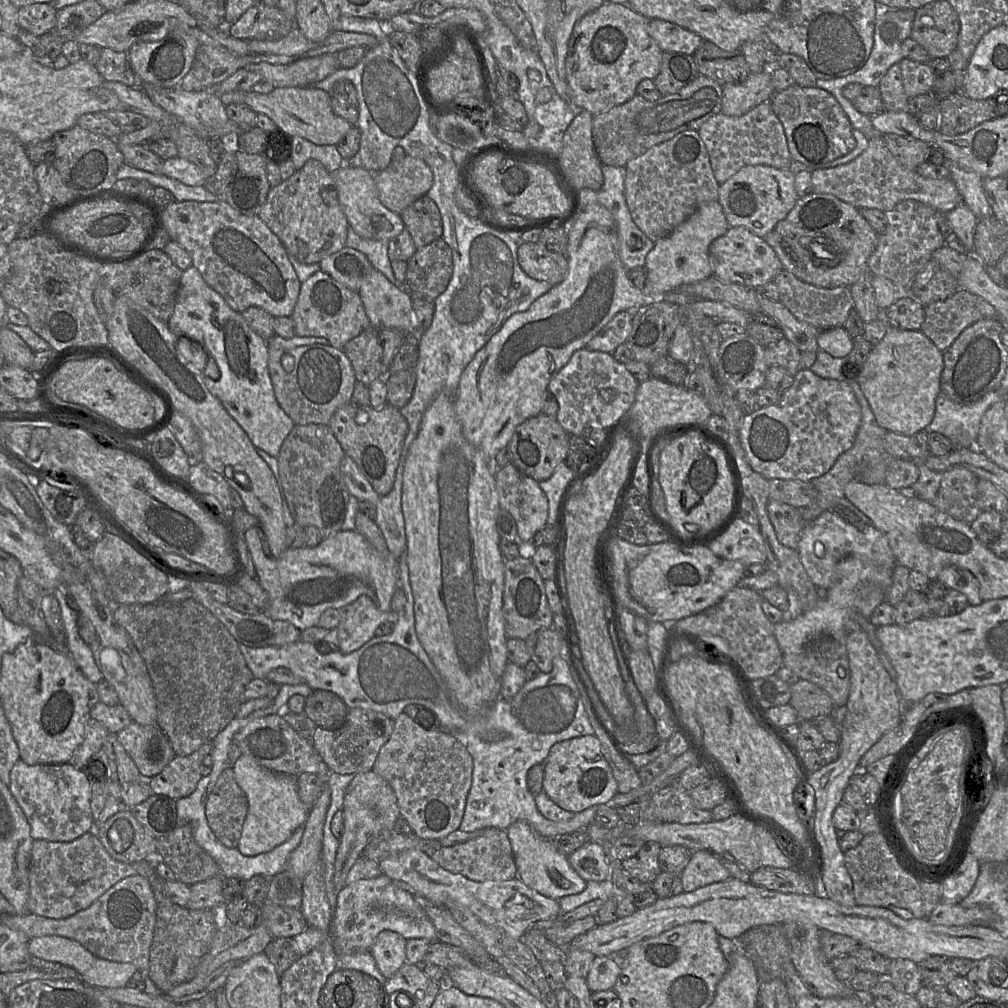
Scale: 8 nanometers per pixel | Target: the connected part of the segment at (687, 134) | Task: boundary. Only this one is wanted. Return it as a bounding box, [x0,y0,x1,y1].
[625,131,719,243]

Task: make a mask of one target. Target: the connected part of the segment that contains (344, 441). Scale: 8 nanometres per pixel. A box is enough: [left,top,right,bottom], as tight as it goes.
[329,402,408,496]

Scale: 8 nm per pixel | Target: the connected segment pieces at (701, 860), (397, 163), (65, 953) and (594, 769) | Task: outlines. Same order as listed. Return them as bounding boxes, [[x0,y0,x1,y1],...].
[[680,850,730,892],[374,155,433,215],[28,936,138,989],[543,735,618,813]]

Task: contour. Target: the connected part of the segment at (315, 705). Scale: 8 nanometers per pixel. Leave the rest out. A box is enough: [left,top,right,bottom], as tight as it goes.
[304,689,349,730]

